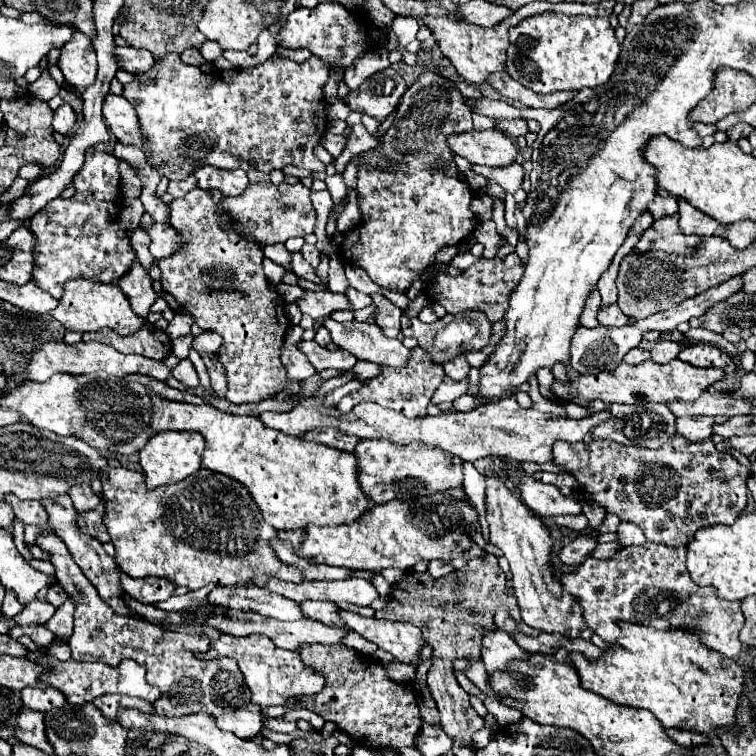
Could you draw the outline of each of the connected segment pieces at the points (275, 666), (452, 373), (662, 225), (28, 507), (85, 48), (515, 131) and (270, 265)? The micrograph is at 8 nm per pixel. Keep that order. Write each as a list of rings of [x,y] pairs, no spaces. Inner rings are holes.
[[[220,635],[218,641],[210,643],[210,653],[214,657],[232,657],[236,659],[240,671],[244,673],[246,685],[252,691],[252,703],[260,707],[268,705],[284,705],[286,699],[296,695],[312,695],[322,691],[324,677],[310,671],[302,661],[298,651],[286,651],[274,645],[274,641],[266,635],[248,635],[248,637],[234,637],[234,635]]]
[[[460,353],[460,355],[456,355],[454,359],[450,359],[448,363],[444,363],[444,371],[446,371],[446,375],[448,375],[448,377],[452,377],[452,379],[460,381],[460,379],[468,377],[470,365],[468,365],[468,361],[464,359],[464,355]]]
[[[666,215],[654,221],[634,245],[634,253],[664,251],[672,255],[694,255],[702,239],[698,235],[684,235],[678,227],[678,215]]]
[[[12,493],[5,496],[5,501],[12,505],[14,515],[18,519],[22,519],[24,525],[38,525],[42,531],[48,531],[48,533],[52,531],[50,525],[48,525],[46,511],[42,509],[42,503],[40,501],[22,501],[22,499],[18,499]]]
[[[74,31],[70,41],[62,45],[58,67],[64,79],[76,87],[76,91],[84,91],[96,79],[96,53],[90,43],[90,37]]]
[[[514,119],[514,121],[498,121],[496,125],[498,129],[502,129],[506,135],[510,137],[518,137],[518,135],[526,135],[528,133],[528,125],[524,119]]]
[[[268,258],[263,259],[263,271],[266,279],[270,281],[270,283],[274,283],[274,285],[280,285],[280,283],[282,283],[282,275],[286,273],[284,267],[276,265],[276,263]]]

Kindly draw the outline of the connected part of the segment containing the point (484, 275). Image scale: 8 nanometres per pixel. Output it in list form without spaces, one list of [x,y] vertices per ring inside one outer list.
[[[510,253],[506,259],[478,259],[472,267],[468,267],[460,277],[438,275],[426,287],[426,297],[430,303],[440,303],[448,313],[462,313],[462,311],[482,311],[490,323],[504,317],[510,305],[510,293],[518,285],[524,275],[524,267],[516,253]]]

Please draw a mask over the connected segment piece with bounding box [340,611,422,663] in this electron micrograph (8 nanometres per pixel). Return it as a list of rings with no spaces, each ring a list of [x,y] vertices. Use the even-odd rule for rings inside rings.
[[[342,611],[340,619],[350,631],[376,643],[380,649],[392,653],[398,661],[402,663],[420,661],[422,633],[416,625],[376,617],[362,617],[350,611]]]

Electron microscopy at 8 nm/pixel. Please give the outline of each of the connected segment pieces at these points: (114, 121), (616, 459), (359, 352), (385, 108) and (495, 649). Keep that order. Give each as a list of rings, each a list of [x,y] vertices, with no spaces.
[[[108,93],[104,97],[102,115],[110,131],[116,135],[118,141],[134,147],[142,147],[142,131],[138,129],[138,119],[134,107],[122,97]]]
[[[682,435],[670,437],[662,449],[646,449],[638,445],[620,445],[616,441],[590,441],[590,443],[568,443],[568,441],[556,441],[552,449],[552,463],[562,467],[564,471],[572,473],[580,485],[580,495],[586,501],[596,501],[602,505],[608,513],[614,513],[620,517],[620,521],[636,523],[648,541],[664,543],[670,547],[688,545],[690,537],[702,529],[710,527],[714,523],[732,525],[732,521],[738,519],[738,515],[744,511],[748,501],[746,481],[750,477],[748,469],[740,465],[730,453],[720,453],[714,447],[712,439],[704,441],[688,441]]]
[[[324,319],[322,325],[330,331],[332,341],[356,355],[358,359],[372,361],[382,367],[404,367],[410,359],[410,349],[406,349],[398,339],[388,339],[378,325],[370,323],[336,323],[334,319]]]
[[[392,67],[374,73],[358,89],[348,91],[344,103],[348,109],[384,121],[406,91],[406,81]]]
[[[484,627],[482,661],[486,663],[486,671],[506,669],[506,661],[514,661],[516,657],[526,657],[526,651],[520,649],[506,631]]]

